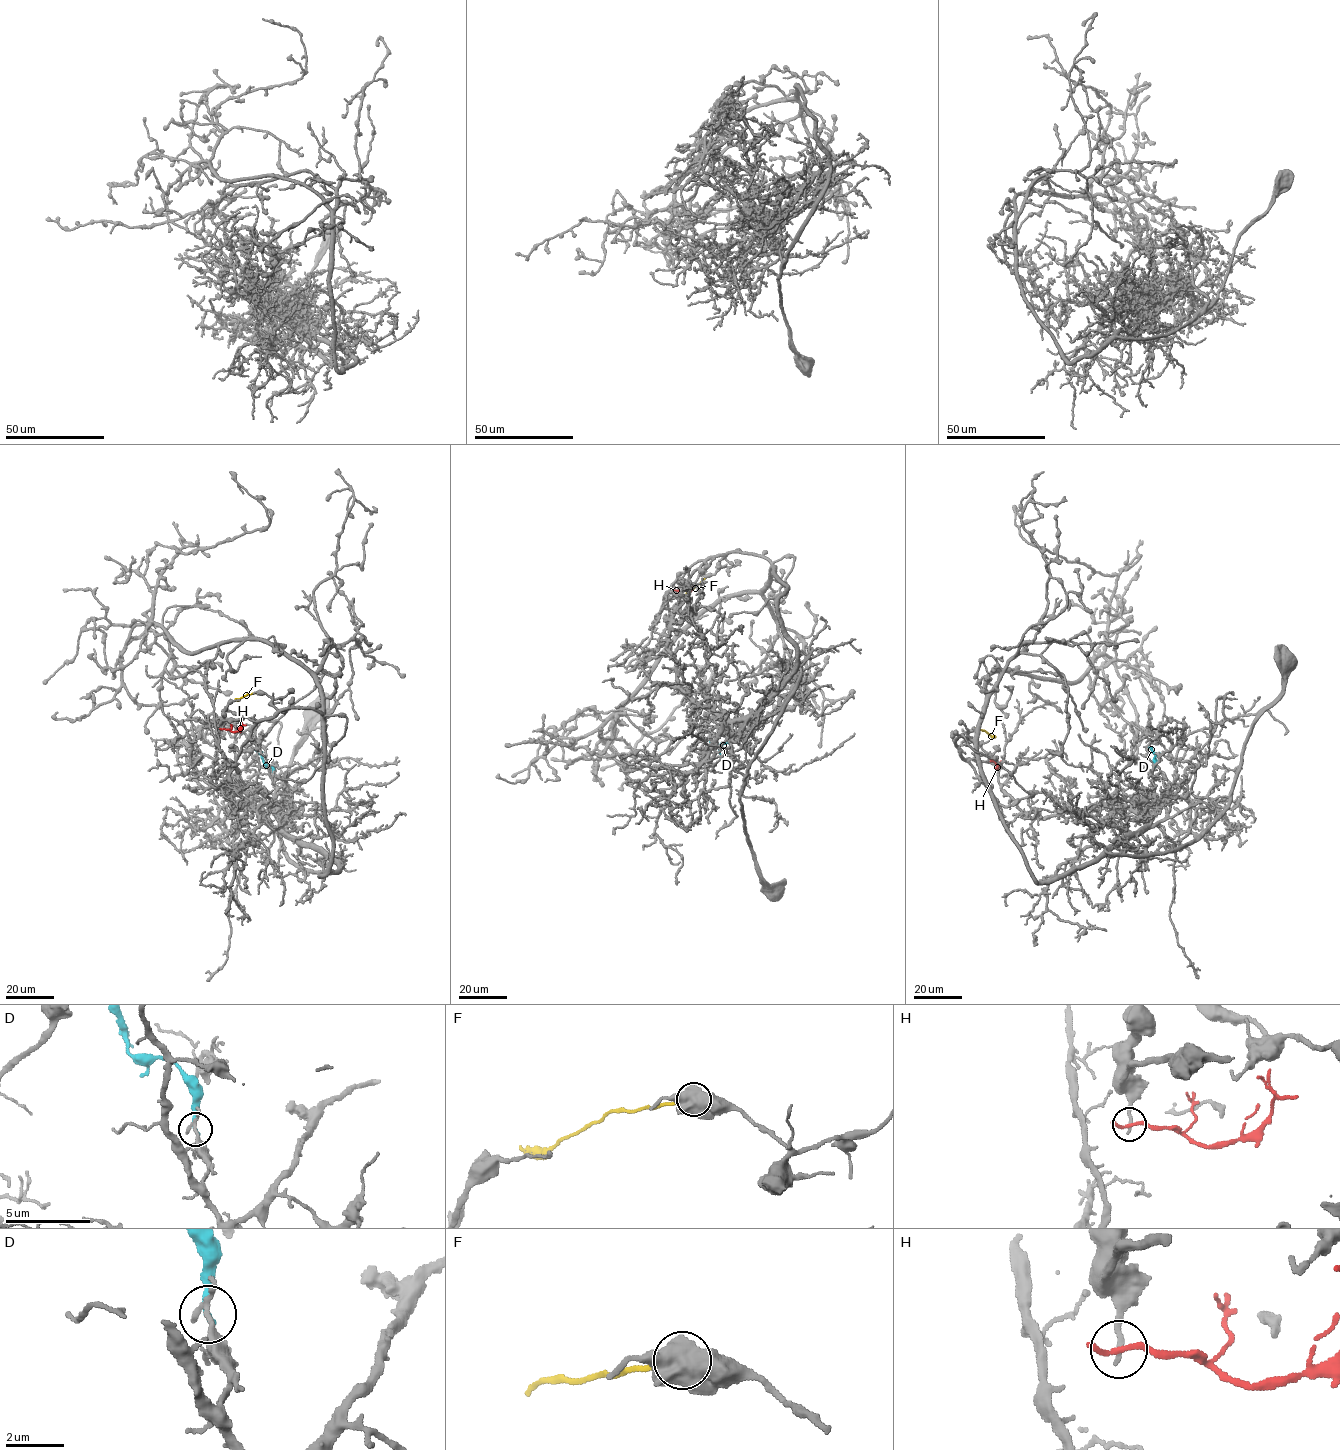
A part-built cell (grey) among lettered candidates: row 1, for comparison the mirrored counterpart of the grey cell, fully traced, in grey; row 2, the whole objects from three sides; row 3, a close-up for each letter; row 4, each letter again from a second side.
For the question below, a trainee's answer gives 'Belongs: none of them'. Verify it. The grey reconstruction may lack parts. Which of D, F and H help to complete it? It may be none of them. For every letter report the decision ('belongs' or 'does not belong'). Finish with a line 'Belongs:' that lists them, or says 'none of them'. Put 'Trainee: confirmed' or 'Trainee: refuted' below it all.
D: does not belong
F: does not belong
H: does not belong
Belongs: none of them
Trainee: confirmed

